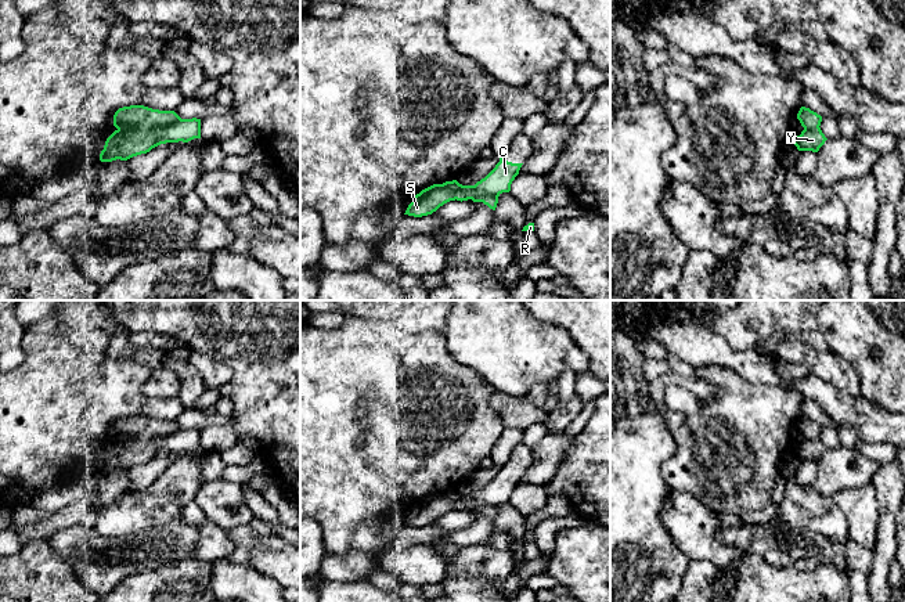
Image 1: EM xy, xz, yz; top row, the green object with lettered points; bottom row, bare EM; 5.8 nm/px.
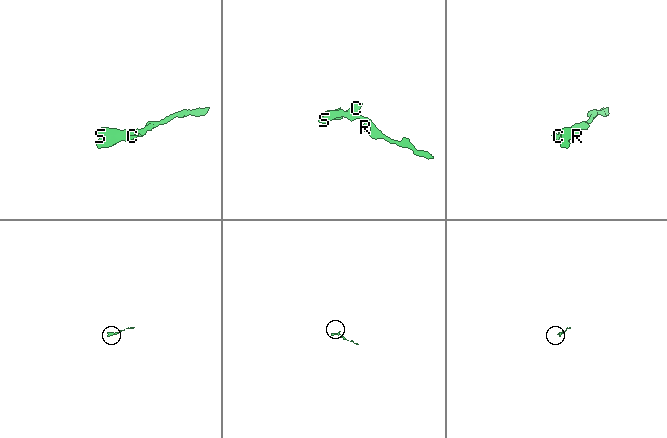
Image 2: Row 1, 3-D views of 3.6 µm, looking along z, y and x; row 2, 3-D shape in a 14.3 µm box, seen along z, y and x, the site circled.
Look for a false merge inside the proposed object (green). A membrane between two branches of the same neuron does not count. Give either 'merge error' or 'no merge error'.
no merge error

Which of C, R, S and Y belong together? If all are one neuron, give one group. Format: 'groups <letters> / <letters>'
groups C R S Y

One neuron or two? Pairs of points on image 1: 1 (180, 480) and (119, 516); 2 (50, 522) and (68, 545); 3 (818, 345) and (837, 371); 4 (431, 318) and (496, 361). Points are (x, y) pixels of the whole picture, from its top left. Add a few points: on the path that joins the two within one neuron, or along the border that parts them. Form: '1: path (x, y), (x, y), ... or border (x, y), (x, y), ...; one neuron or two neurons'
1: path (165, 491), (147, 509), (134, 512); one neuron
2: border (90, 527), (69, 526), (53, 533), (47, 539); two neurons
3: border (807, 348), (828, 350); two neurons
4: border (449, 314), (442, 328); two neurons

